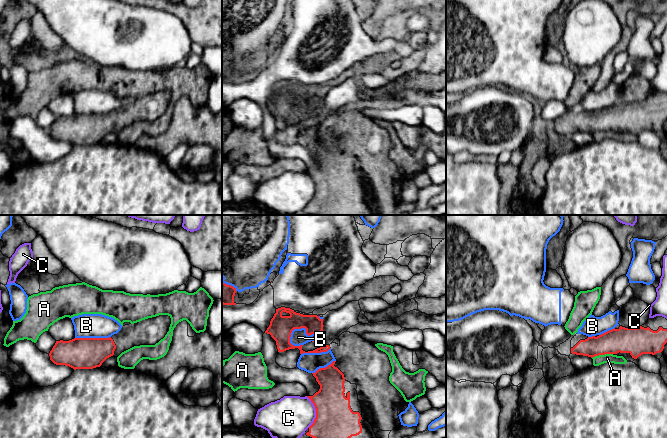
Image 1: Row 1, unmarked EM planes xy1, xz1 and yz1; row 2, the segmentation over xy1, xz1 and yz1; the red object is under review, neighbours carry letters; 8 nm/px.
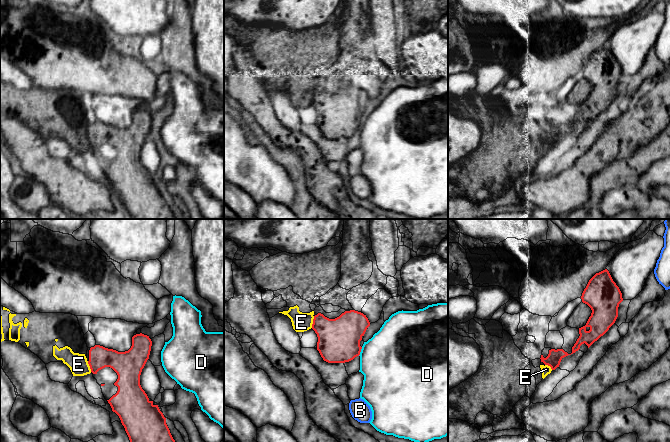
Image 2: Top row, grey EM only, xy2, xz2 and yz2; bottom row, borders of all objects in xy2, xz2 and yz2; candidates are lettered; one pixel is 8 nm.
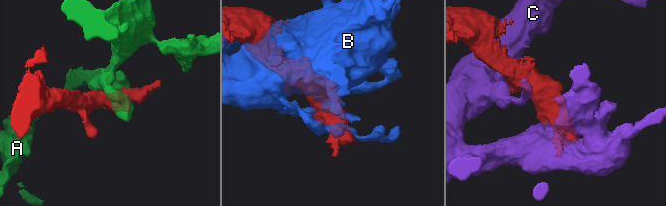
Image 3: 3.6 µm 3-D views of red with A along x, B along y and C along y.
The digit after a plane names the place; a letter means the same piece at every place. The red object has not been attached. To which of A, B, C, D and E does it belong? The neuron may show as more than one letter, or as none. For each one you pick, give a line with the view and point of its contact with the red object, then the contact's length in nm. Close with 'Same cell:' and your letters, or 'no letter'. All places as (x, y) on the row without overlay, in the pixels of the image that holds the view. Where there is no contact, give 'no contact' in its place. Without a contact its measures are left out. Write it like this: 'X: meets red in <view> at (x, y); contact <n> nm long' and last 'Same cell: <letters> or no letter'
Same cell: no letter

